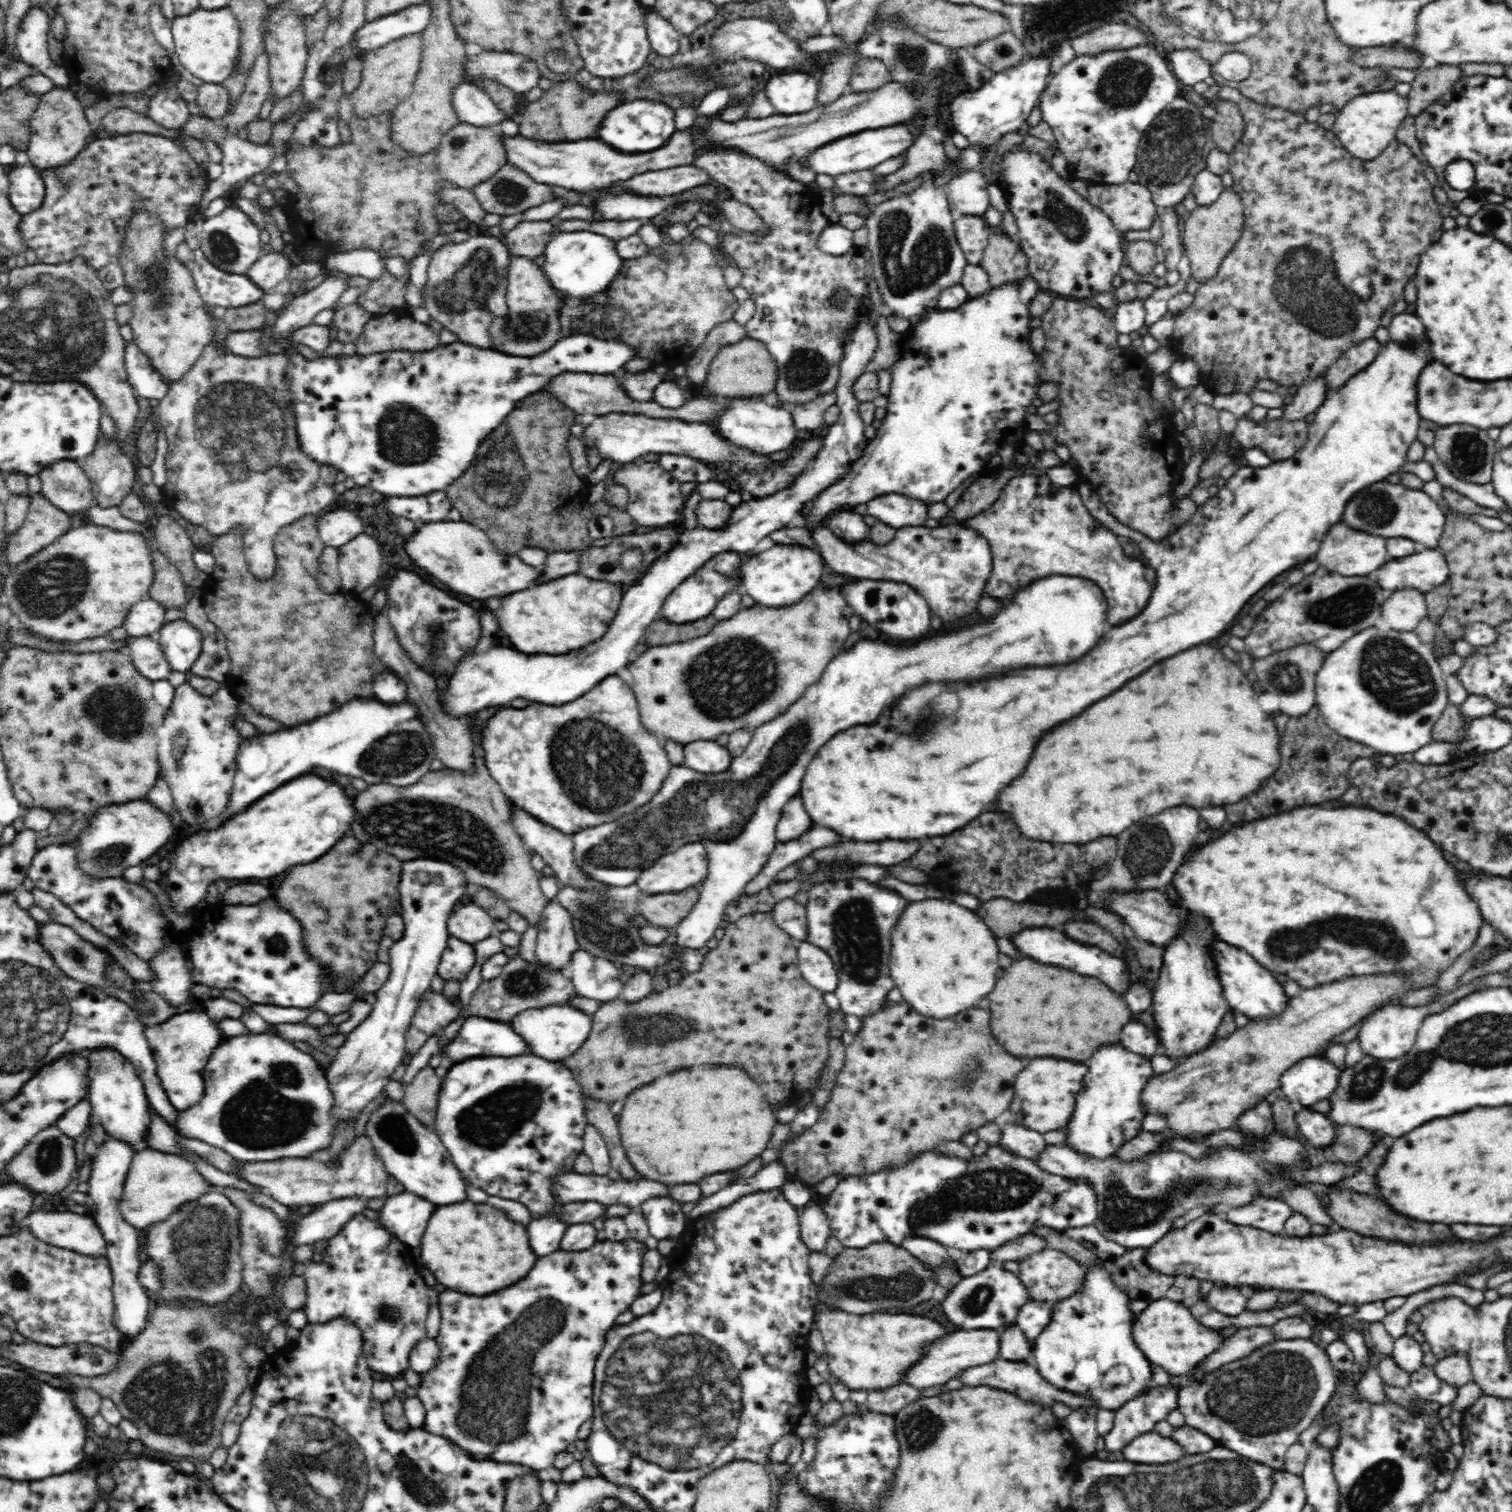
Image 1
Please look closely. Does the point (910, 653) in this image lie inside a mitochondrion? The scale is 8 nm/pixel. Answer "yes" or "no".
no

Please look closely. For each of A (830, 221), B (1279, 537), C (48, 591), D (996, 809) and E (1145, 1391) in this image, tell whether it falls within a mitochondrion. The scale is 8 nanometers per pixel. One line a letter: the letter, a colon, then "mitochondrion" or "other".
A: other
B: other
C: mitochondrion
D: other
E: other

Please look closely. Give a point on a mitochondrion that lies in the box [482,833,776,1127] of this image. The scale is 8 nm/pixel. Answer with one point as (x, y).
(602, 924)

